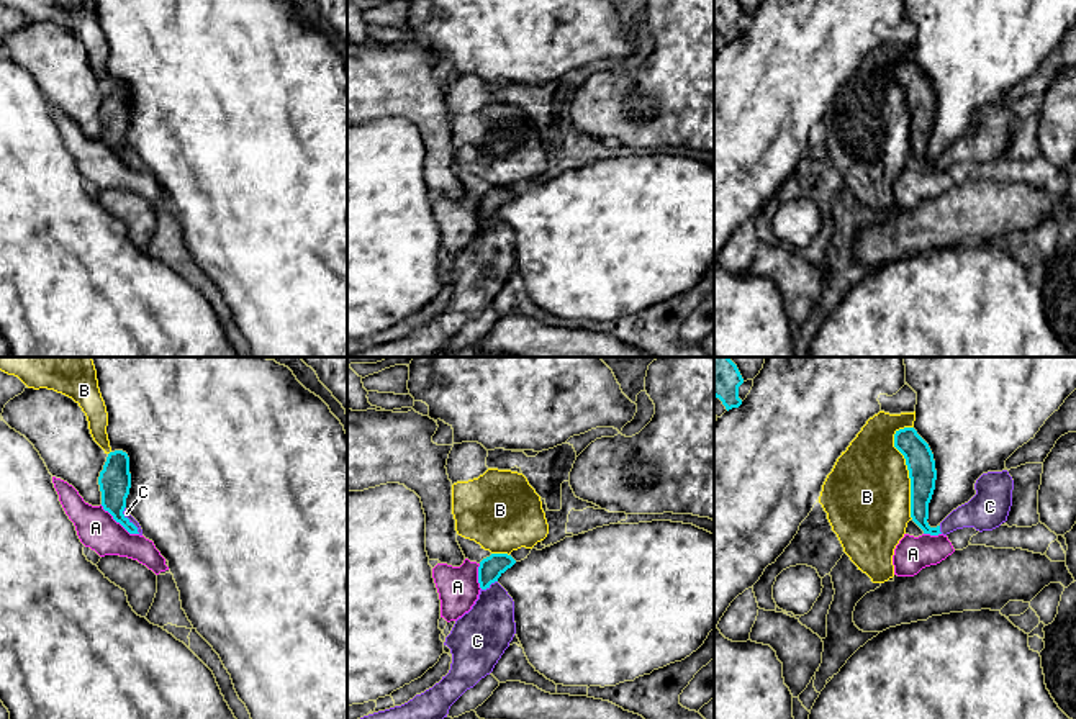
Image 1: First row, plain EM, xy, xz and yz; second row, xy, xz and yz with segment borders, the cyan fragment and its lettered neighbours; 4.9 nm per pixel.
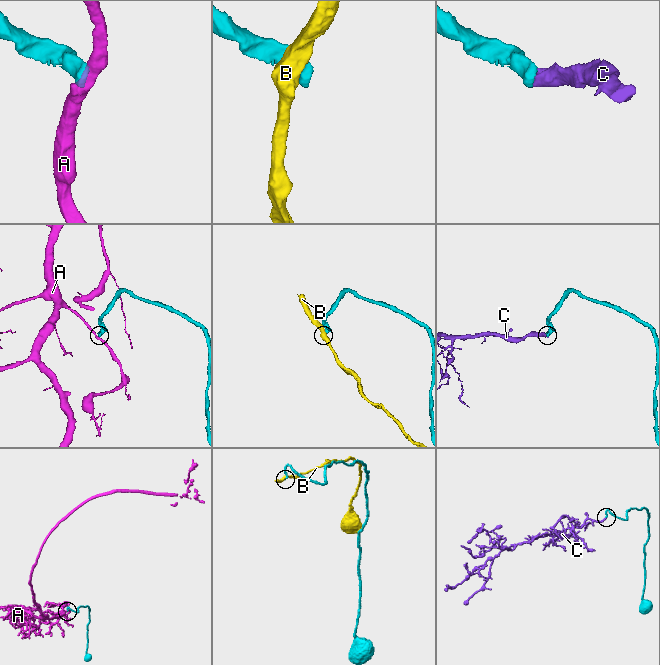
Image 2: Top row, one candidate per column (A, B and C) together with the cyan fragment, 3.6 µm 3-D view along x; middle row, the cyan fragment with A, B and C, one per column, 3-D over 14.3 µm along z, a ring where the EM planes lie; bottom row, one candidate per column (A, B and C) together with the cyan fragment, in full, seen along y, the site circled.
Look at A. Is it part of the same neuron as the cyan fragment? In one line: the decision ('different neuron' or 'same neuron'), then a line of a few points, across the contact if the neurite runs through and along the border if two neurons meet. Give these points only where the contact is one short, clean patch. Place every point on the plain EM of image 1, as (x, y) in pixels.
different neuron; line xy (100, 138), (130, 166), (138, 167)

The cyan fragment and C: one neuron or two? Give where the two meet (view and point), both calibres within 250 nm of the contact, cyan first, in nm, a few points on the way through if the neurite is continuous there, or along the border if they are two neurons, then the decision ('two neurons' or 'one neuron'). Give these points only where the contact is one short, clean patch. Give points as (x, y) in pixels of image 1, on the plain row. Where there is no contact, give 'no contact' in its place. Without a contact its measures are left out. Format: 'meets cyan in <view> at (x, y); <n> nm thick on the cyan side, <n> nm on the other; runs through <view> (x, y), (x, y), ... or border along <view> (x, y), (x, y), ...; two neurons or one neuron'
meets cyan in xz at (488, 218); 120 nm thick on the cyan side, 260 nm on the other; runs through xz (490, 202), (488, 218), (488, 257), (482, 267); one neuron

